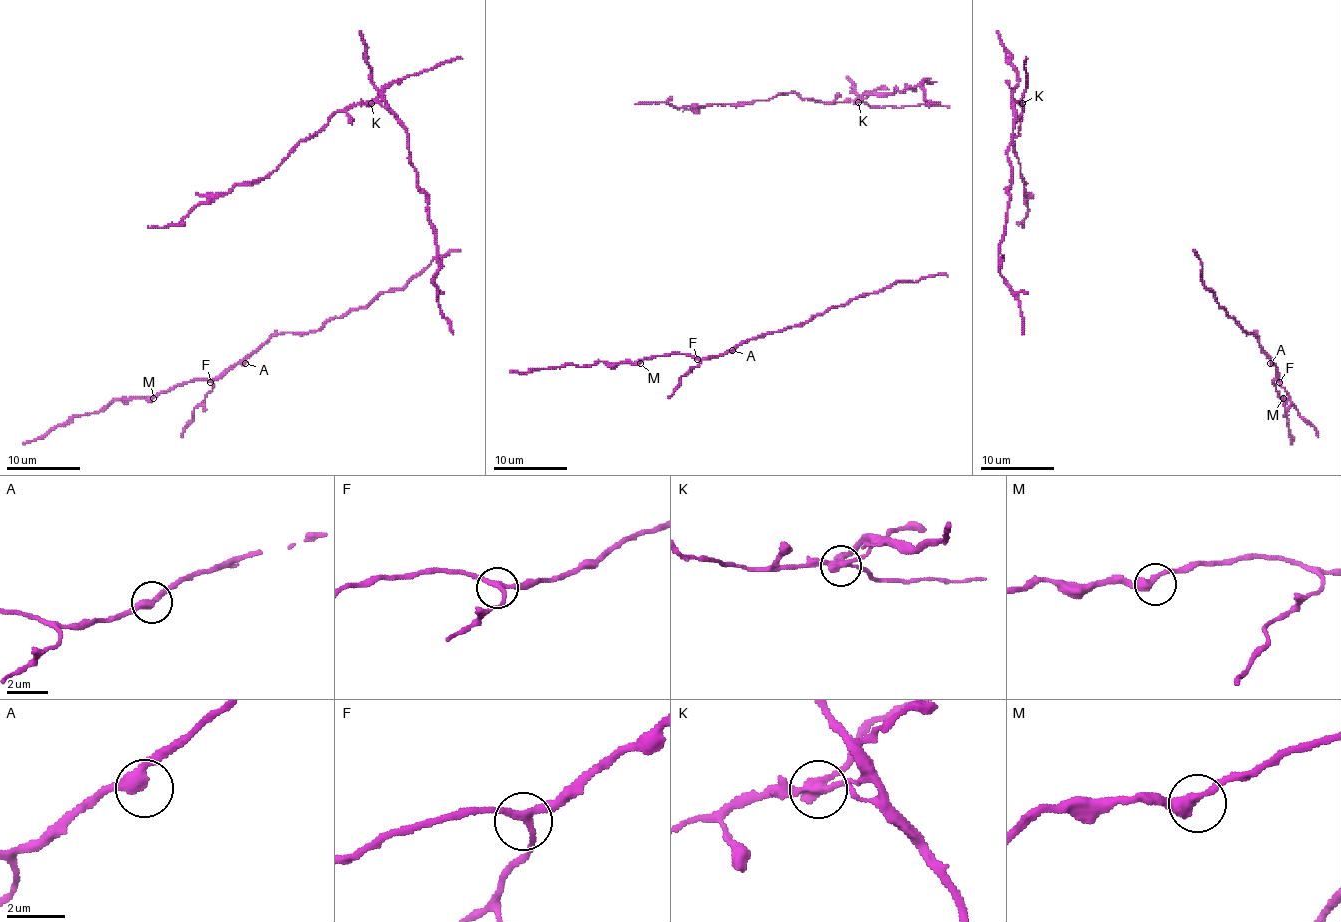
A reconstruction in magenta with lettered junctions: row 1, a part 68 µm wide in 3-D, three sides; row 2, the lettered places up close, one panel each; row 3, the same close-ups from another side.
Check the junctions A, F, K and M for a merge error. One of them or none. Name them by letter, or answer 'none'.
K

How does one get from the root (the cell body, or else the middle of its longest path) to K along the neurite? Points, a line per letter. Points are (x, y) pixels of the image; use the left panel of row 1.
K: (442, 292), (434, 283), (436, 235), (427, 194), (418, 185), (409, 156), (405, 126), (379, 101), (370, 102)

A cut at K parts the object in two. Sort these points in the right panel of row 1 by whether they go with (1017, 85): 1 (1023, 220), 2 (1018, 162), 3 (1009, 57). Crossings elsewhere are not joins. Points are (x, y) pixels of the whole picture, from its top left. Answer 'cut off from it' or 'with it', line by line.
1: cut off from it
2: cut off from it
3: with it

